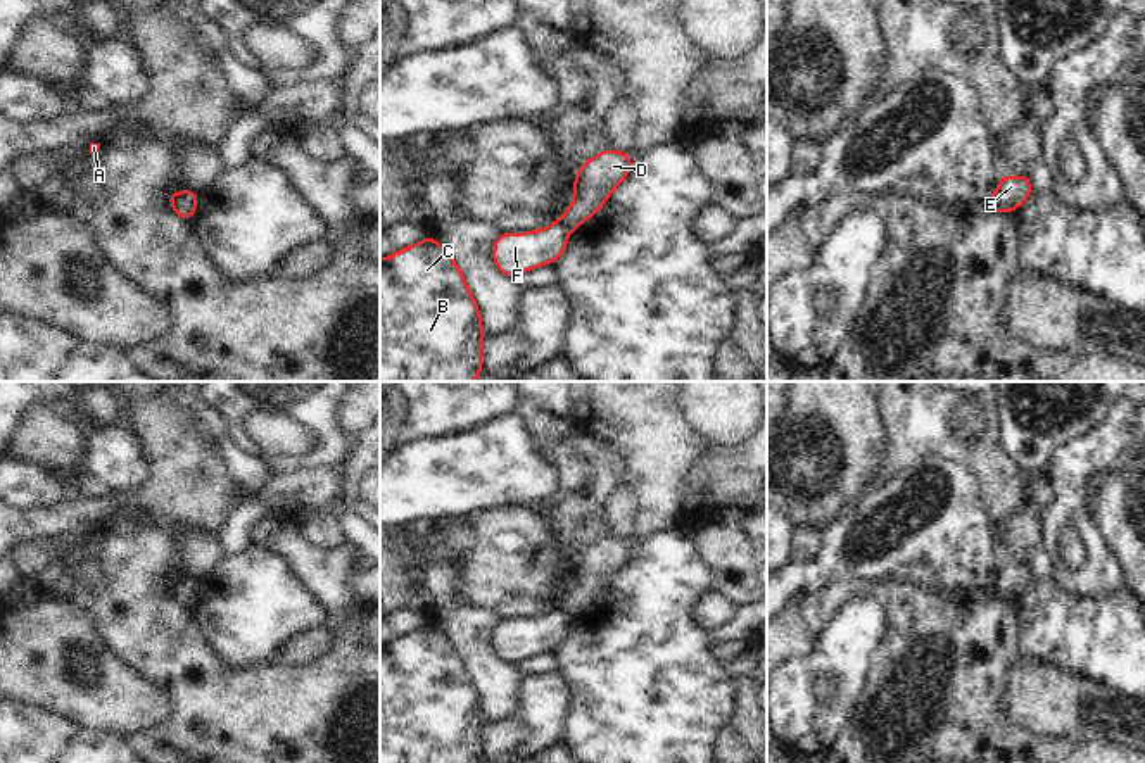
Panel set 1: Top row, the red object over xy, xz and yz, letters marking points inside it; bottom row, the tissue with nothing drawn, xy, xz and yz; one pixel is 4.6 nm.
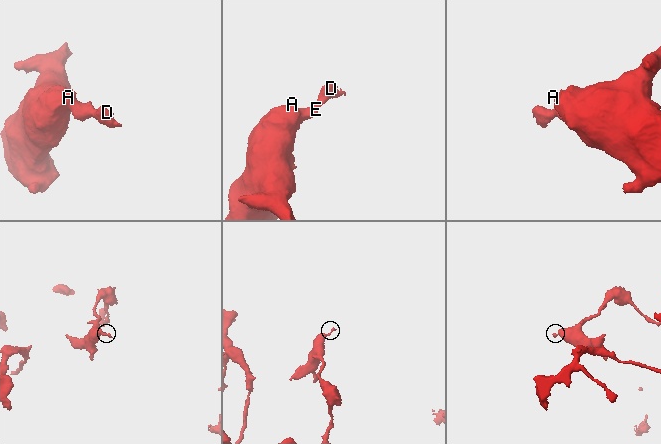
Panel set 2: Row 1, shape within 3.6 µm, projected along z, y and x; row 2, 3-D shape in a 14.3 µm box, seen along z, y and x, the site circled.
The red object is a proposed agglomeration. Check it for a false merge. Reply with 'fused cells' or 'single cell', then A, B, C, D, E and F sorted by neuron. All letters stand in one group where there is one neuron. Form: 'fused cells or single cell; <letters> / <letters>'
fused cells; A B C E F / D

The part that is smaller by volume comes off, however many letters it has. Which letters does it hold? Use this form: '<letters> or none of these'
D

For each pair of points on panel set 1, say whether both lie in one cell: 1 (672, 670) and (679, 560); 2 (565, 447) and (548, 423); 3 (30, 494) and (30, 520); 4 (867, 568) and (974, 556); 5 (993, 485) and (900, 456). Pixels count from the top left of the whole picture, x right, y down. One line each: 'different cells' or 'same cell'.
1: same cell
2: different cells
3: different cells
4: same cell
5: same cell

